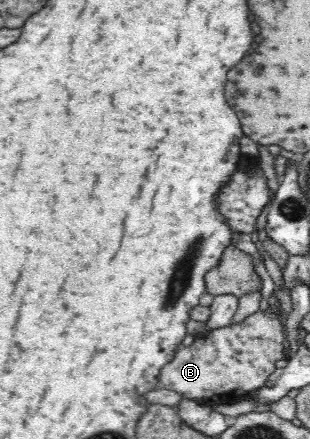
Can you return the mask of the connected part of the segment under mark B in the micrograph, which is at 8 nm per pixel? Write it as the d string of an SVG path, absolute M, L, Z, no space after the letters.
M279 305L276 311L269 308L265 313L258 310L239 323L230 324L220 329L209 330L195 337L190 346L180 346L176 349L173 360L163 365L159 375L160 386L184 396L187 399L209 399L213 404L238 401L251 397L256 389L264 387L268 377L276 371L276 361L284 356L284 326L278 317Z

